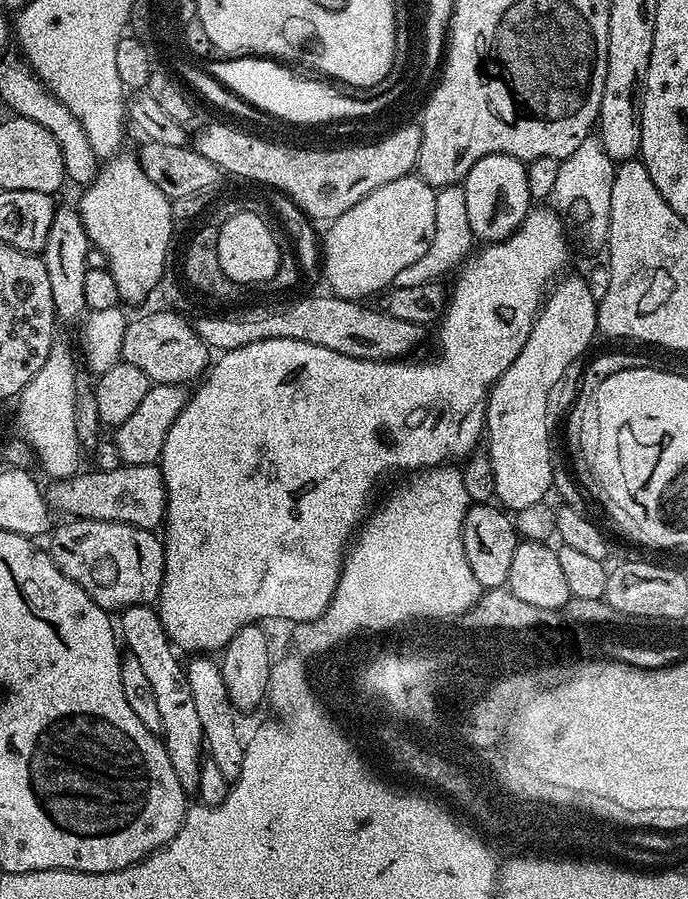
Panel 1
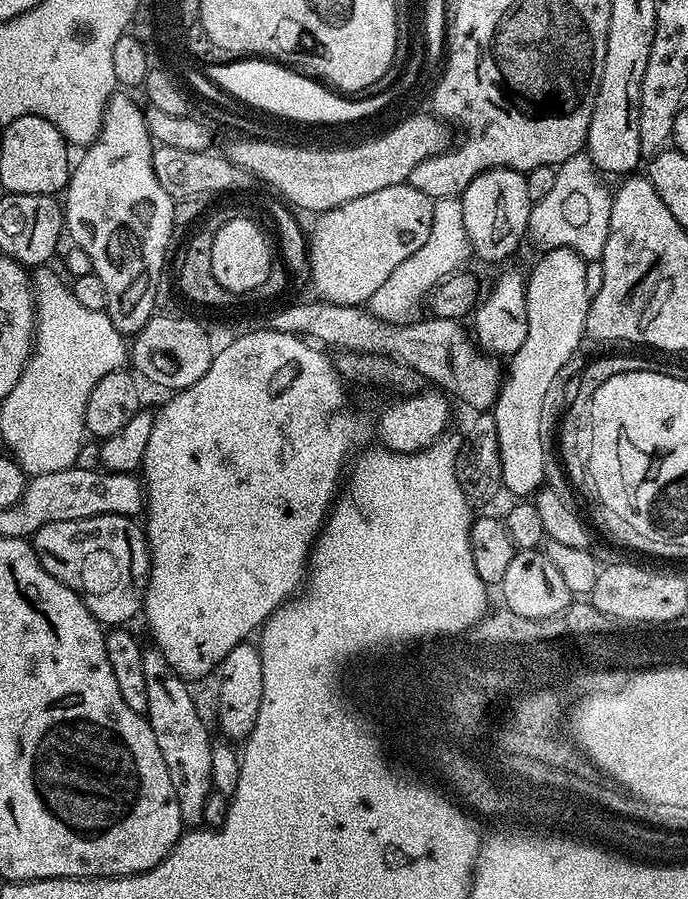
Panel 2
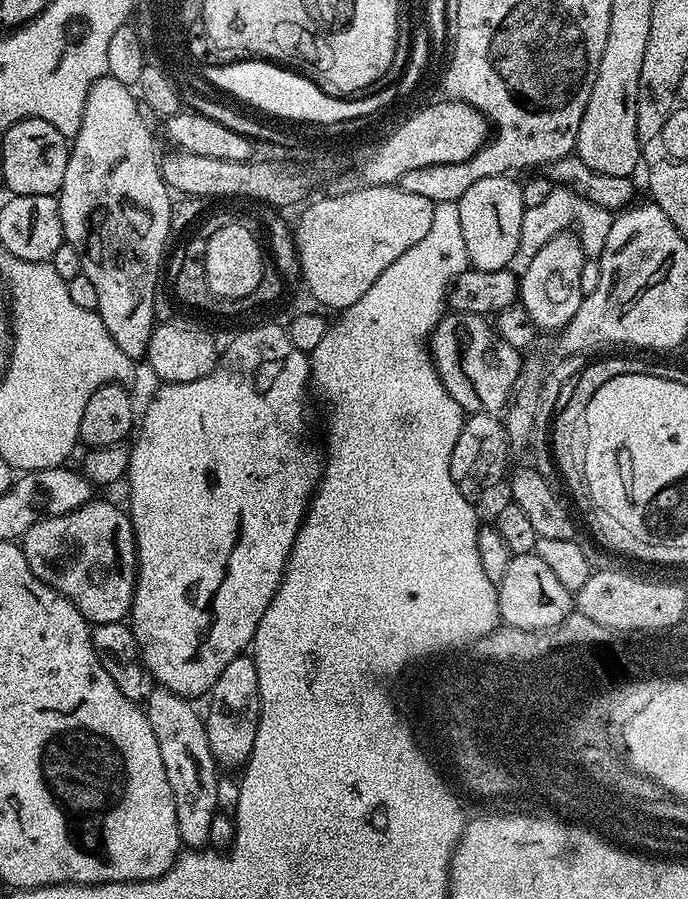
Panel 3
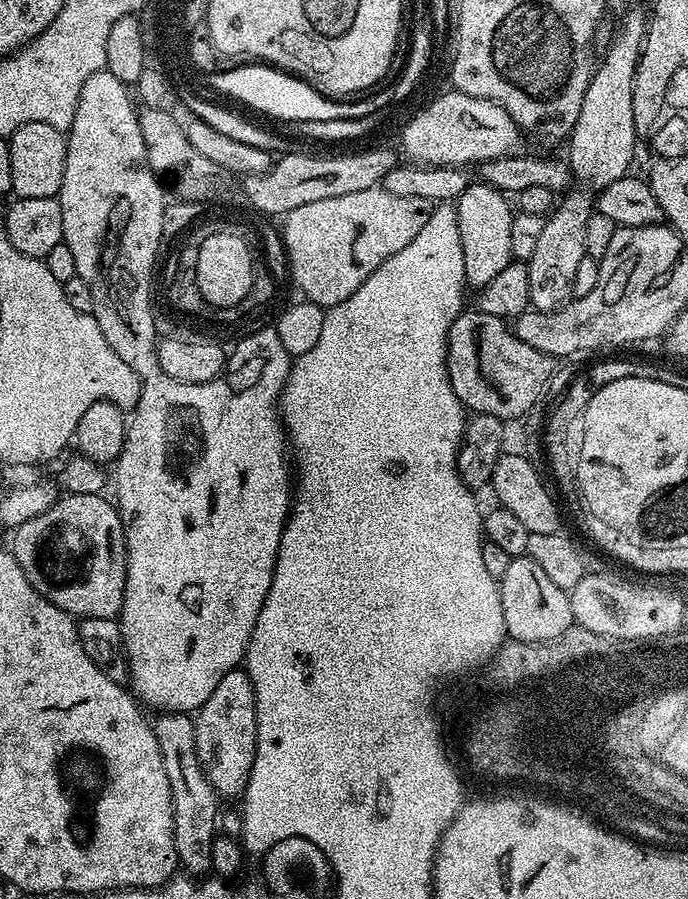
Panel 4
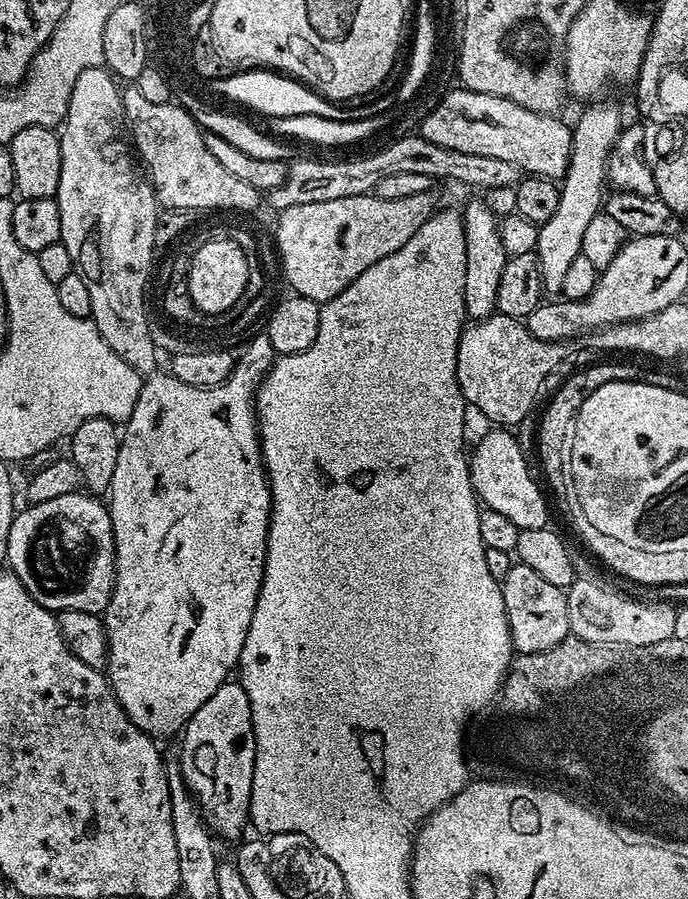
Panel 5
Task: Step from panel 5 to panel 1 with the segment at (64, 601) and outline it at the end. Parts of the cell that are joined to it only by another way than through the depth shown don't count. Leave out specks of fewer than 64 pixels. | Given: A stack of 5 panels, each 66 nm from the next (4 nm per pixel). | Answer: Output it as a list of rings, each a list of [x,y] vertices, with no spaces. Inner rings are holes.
[[[68,518],[51,529],[47,537],[48,557],[98,606],[123,610],[135,604],[155,605],[164,584],[164,541],[155,531],[122,522]]]

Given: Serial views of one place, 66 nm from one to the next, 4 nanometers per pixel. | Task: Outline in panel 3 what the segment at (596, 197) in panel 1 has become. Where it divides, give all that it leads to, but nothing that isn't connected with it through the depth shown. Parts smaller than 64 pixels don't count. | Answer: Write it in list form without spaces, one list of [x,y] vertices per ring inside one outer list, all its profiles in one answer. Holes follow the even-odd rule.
[[[563,186],[553,187],[552,193],[547,196],[546,202],[539,206],[530,206],[524,209],[522,218],[522,238],[520,239],[519,255],[527,258],[538,254],[552,236],[568,229],[574,230],[574,235],[582,242],[584,255],[588,258],[599,258],[606,246],[606,238],[610,234],[613,213],[606,211],[602,206],[585,200],[571,188]]]

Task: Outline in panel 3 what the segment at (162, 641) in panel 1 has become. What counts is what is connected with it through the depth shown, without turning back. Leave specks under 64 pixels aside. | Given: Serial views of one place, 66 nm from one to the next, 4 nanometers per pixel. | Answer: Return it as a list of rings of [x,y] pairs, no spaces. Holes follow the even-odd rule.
[[[156,686],[149,691],[146,711],[174,796],[175,822],[180,841],[185,847],[198,850],[207,845],[210,824],[217,813],[216,788],[220,776],[206,738],[204,716],[196,713],[192,704],[195,703],[191,699],[179,696],[169,688]]]

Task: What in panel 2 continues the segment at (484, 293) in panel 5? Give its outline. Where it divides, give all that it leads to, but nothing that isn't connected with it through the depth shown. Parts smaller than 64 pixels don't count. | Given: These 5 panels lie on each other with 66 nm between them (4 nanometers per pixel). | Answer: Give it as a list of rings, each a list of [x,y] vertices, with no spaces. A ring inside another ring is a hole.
[[[491,168],[470,186],[466,186],[463,196],[459,197],[462,206],[462,222],[466,222],[468,247],[471,255],[488,264],[496,264],[507,256],[512,256],[520,248],[520,243],[528,236],[530,210],[534,201],[526,194],[526,175],[515,172],[513,168]]]

